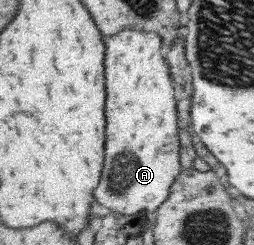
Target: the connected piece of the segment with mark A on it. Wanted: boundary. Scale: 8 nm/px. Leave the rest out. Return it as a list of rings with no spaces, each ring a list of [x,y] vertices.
[[[125,28],[117,36],[104,35],[104,42],[106,43],[106,116],[109,118],[109,130],[107,130],[107,170],[103,170],[101,184],[95,190],[94,196],[99,204],[125,216],[135,215],[135,213],[139,212],[155,212],[167,200],[169,190],[171,190],[171,184],[179,177],[179,172],[182,169],[182,137],[179,129],[179,112],[177,112],[177,100],[175,100],[173,74],[171,74],[171,68],[169,68],[165,55],[163,55],[163,37],[157,32]]]

